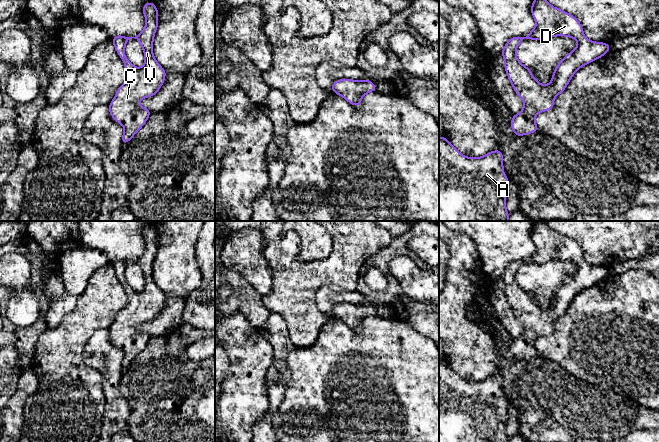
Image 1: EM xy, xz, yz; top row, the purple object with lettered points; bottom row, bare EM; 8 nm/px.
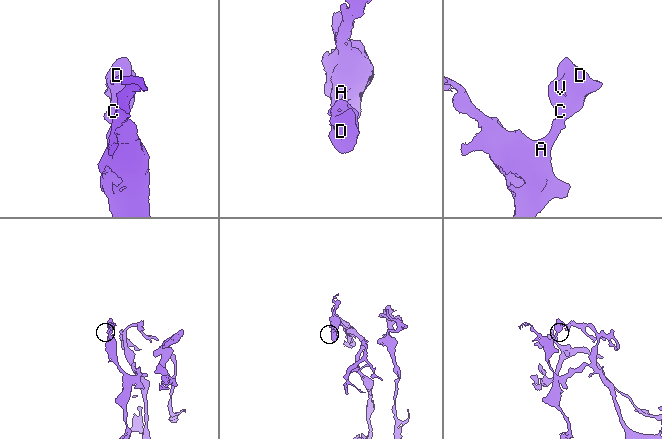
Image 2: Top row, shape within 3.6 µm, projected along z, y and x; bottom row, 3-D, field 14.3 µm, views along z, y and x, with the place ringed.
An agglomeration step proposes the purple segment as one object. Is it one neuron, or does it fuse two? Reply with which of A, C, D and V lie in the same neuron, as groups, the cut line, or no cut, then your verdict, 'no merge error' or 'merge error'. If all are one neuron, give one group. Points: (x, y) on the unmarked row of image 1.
A C D V; no cut; no merge error

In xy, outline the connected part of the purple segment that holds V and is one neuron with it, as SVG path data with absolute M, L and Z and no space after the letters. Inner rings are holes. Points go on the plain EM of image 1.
M153 226L146 227L143 232L146 243L144 254L135 261L115 260L112 262L114 271L123 285L127 303L121 309L114 323L109 328L112 342L123 349L122 368L126 368L146 347L151 335L139 330L139 325L155 319L161 312L166 295L159 289L153 279L153 263L158 250L158 234ZM135 262L141 268L145 287L141 292L133 290L125 277L128 264Z

